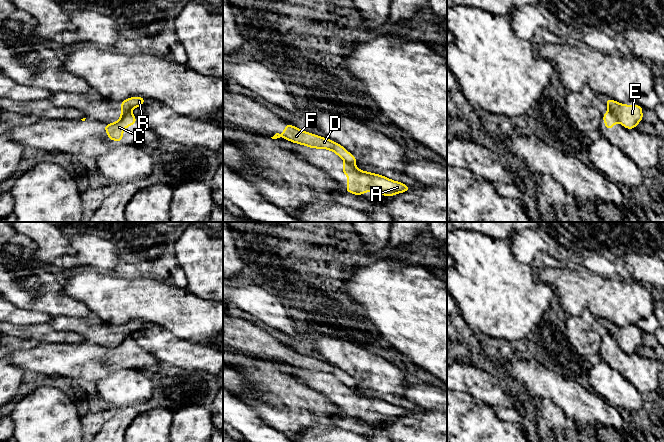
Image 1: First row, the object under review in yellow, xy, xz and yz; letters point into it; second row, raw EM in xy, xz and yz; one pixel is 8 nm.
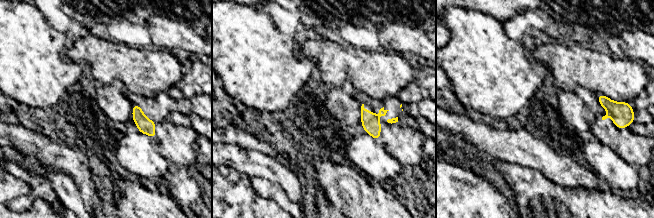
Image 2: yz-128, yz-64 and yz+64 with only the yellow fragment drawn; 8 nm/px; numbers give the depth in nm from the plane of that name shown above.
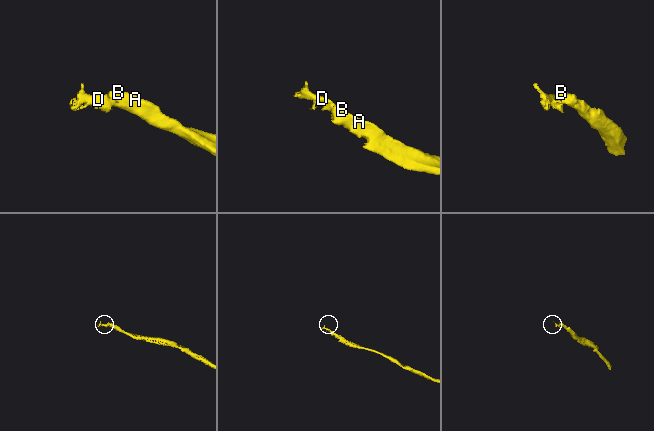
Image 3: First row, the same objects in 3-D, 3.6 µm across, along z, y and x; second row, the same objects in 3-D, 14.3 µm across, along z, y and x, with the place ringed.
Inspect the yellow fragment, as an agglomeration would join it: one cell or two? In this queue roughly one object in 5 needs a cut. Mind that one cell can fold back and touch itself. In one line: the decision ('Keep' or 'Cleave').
Cleave

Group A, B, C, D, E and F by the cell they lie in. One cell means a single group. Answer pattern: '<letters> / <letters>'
A B E / C D F

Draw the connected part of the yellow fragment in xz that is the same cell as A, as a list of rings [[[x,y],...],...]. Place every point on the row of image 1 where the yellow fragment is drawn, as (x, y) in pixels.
[[[349,162],[344,163],[342,171],[344,175],[348,176],[348,185],[344,189],[352,194],[361,196],[366,191],[369,191],[381,193],[386,197],[390,197],[411,189],[411,186],[393,181],[382,175],[359,170]]]

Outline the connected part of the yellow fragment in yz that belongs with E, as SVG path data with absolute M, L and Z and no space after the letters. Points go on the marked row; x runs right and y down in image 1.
M611 98L607 99L605 104L626 129L636 128L637 124L643 120L643 107L639 104L637 106L623 105Z

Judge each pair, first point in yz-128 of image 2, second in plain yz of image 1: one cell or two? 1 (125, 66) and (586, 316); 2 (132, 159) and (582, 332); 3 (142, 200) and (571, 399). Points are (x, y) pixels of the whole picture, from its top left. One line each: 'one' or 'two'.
1: two
2: two
3: one

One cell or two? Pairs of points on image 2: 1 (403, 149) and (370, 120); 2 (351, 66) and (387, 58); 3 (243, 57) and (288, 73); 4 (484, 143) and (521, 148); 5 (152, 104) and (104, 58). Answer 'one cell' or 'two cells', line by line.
1: one cell
2: one cell
3: one cell
4: one cell
5: two cells

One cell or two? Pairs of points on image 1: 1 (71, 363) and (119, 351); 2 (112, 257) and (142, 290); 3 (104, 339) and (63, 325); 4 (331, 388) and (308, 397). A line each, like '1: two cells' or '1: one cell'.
1: one cell
2: two cells
3: one cell
4: two cells

